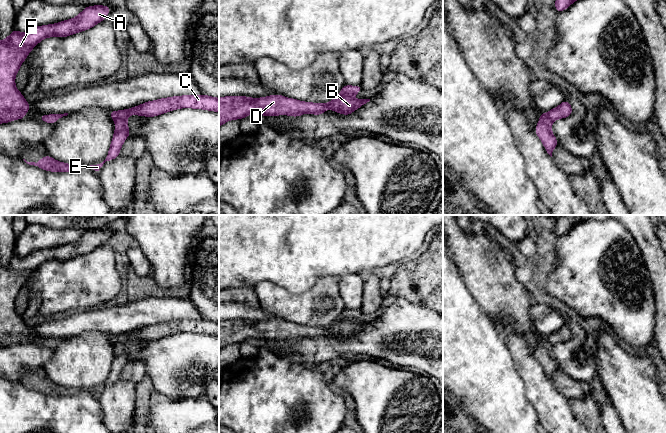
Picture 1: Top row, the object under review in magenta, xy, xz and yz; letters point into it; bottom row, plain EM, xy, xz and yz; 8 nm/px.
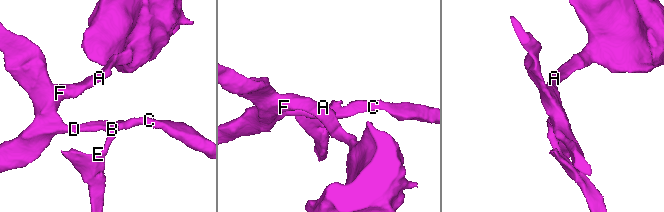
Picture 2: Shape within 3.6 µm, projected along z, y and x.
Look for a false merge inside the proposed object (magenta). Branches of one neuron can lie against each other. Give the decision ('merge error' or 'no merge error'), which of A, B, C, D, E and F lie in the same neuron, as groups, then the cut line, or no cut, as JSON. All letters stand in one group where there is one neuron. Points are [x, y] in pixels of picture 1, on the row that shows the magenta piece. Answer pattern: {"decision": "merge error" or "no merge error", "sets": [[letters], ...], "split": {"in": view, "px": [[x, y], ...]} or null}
{"decision": "merge error", "sets": [["A", "B", "C", "D", "F"], ["E"]], "split": {"in": "xy", "px": [[125, 118], [117, 118], [114, 121]]}}

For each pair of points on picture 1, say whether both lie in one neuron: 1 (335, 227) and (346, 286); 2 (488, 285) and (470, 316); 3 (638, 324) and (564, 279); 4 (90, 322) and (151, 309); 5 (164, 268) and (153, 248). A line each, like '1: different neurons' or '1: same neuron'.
1: different neurons
2: different neurons
3: same neuron
4: same neuron
5: same neuron

